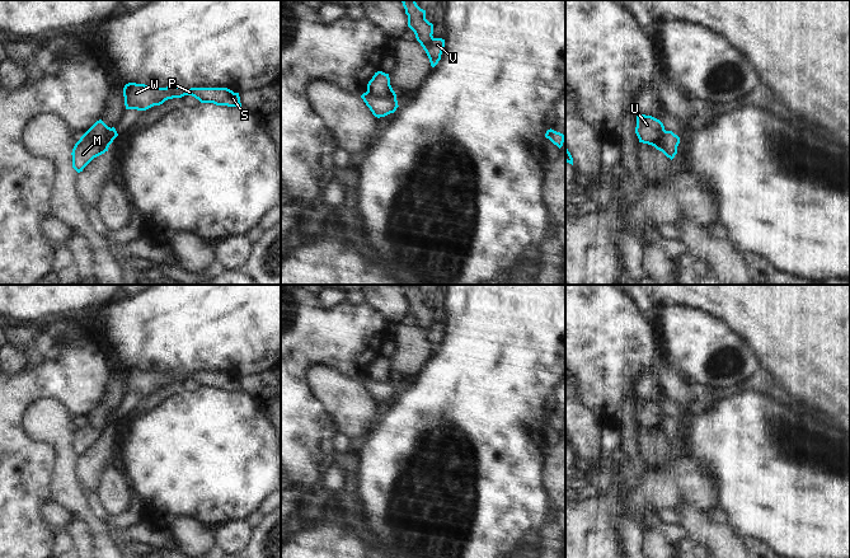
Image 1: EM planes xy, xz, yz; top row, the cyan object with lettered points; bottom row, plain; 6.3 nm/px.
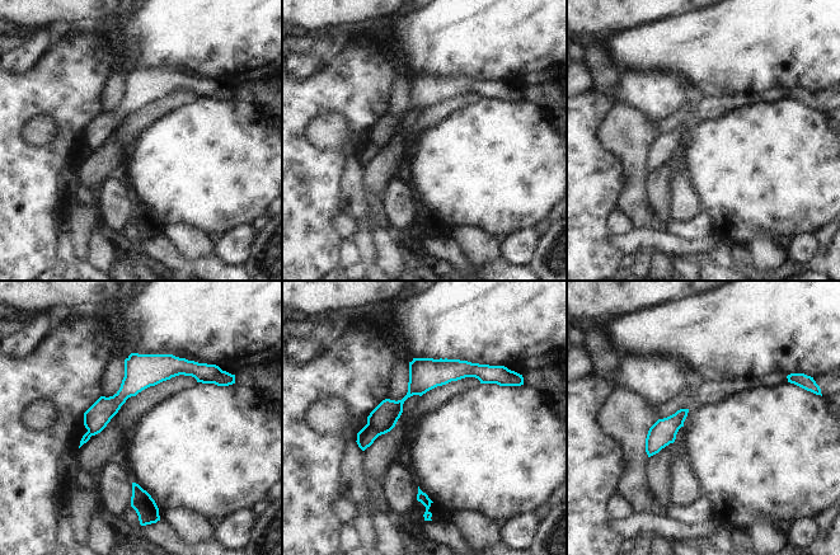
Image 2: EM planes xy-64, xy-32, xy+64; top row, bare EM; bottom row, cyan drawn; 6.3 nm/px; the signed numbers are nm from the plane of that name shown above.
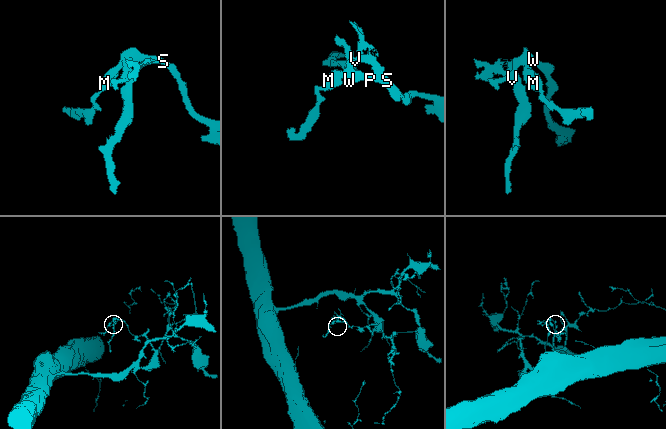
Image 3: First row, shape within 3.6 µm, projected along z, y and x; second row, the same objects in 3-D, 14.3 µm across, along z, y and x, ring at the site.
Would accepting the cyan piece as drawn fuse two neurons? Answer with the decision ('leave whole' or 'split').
split

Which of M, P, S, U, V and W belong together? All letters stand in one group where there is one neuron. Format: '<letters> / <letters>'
M / P S U V W

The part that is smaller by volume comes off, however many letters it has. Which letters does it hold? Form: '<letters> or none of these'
M

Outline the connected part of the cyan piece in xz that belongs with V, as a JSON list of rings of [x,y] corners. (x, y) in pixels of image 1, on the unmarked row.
[[[401,285],[408,300],[408,311],[414,316],[417,325],[426,336],[431,351],[435,352],[441,344],[445,324],[435,323],[433,309],[426,304],[426,295],[421,294],[415,285]]]

